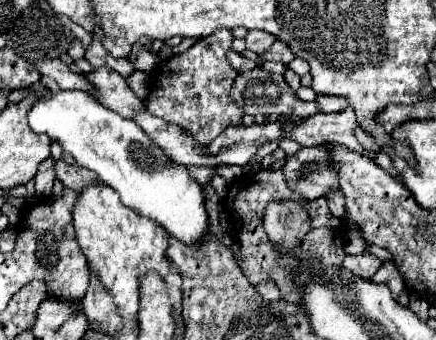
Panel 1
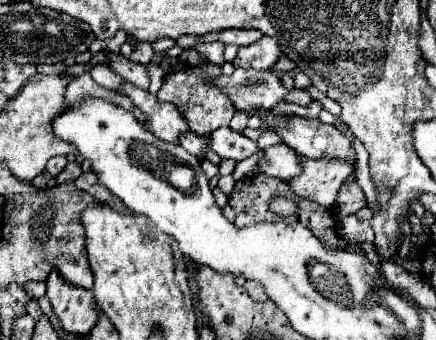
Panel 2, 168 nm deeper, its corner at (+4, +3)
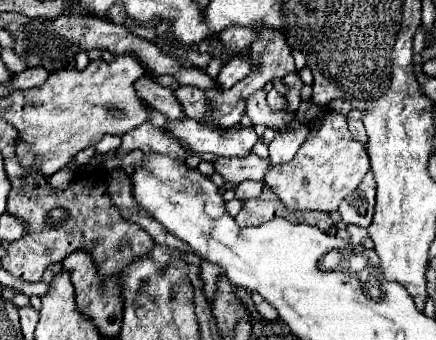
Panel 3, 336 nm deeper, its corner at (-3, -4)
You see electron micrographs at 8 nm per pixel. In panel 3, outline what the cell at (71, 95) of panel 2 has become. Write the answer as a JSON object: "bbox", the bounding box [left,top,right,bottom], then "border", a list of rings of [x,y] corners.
{"bbox":[118,122,188,160],"border":[[[150,122],[126,132],[122,136],[122,146],[120,146],[118,154],[124,156],[124,154],[128,154],[136,148],[140,148],[144,152],[144,156],[148,156],[148,152],[160,152],[160,154],[168,154],[176,160],[186,160],[188,158],[188,154],[184,152],[184,148],[178,140],[168,138],[166,132],[154,128]]]}

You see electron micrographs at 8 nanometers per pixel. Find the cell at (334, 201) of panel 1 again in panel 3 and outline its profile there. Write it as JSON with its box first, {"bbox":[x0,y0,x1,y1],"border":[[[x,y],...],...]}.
{"bbox":[264,114,370,212],"border":[[[328,114],[322,118],[318,130],[310,130],[306,142],[290,164],[270,168],[264,182],[276,192],[286,208],[292,210],[320,210],[334,212],[340,202],[356,190],[364,174],[370,170],[366,148],[354,140],[348,130],[344,114]]]}

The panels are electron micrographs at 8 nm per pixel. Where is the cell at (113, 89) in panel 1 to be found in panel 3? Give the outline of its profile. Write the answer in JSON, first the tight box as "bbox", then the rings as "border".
{"bbox":[168,120,258,158],"border":[[[170,120],[168,130],[184,144],[188,154],[216,154],[224,158],[244,158],[252,152],[258,142],[258,134],[252,126],[236,124],[228,130],[218,130],[214,126],[204,126],[196,120]]]}

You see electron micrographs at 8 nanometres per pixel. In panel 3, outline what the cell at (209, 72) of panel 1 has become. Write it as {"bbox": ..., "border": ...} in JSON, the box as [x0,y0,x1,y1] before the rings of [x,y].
{"bbox":[176,86,210,120],"border":[[[180,86],[180,88],[176,90],[176,96],[178,96],[178,100],[180,100],[180,104],[182,104],[182,108],[184,108],[184,112],[186,112],[188,118],[202,120],[204,114],[210,110],[204,92],[198,90],[198,88]]]}

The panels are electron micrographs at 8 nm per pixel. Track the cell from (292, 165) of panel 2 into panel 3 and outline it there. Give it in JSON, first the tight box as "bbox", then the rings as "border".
{"bbox":[212,154,272,186],"border":[[[250,154],[248,158],[216,158],[212,164],[214,170],[232,186],[238,186],[244,180],[264,182],[268,168],[272,168],[268,160],[262,160],[256,154]]]}

